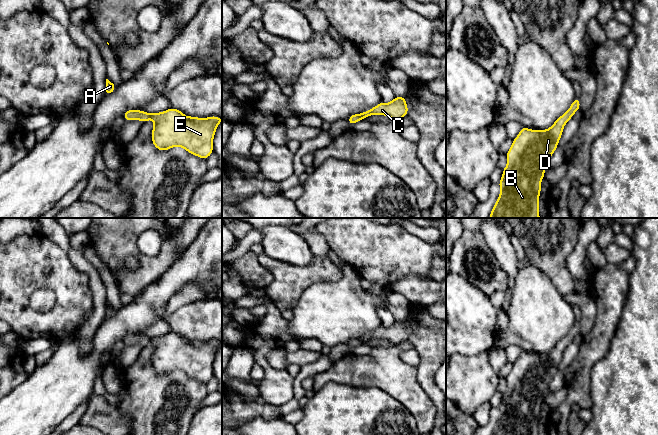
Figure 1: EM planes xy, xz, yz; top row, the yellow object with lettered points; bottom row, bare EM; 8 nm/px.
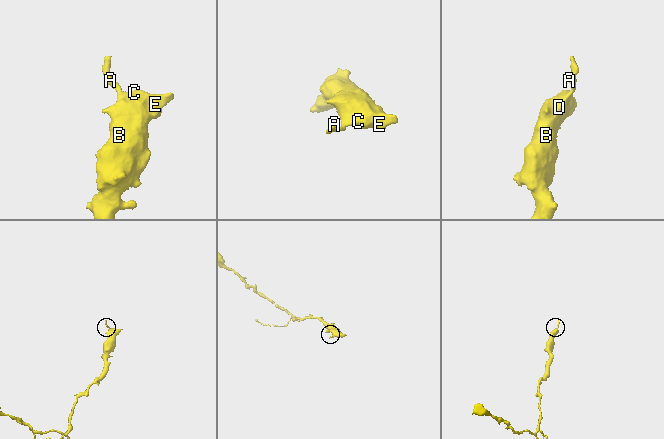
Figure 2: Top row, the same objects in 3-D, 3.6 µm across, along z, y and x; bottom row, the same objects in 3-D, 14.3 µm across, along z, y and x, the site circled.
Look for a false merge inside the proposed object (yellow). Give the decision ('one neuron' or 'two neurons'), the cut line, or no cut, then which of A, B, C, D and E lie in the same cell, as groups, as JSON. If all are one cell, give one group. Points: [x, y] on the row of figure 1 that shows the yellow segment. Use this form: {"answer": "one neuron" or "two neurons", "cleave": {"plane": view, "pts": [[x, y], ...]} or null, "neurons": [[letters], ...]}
{"answer": "one neuron", "cleave": null, "neurons": [["A", "B", "C", "D", "E"]]}

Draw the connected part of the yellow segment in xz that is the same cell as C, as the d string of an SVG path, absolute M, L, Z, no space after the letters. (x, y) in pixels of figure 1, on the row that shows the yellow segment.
M394 97L390 103L384 103L383 101L375 107L359 114L350 115L348 122L350 126L356 122L361 121L371 115L385 115L394 121L399 121L406 117L408 113L408 106L406 104L406 97Z

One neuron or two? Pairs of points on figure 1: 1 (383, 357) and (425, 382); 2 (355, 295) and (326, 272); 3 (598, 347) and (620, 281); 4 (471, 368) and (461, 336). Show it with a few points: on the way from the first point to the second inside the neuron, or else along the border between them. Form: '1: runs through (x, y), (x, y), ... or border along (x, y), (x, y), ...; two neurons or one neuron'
1: border along (416, 367), (417, 382), (429, 397); two neurons
2: border along (343, 273), (336, 281), (318, 281), (314, 283); two neurons
3: runs through (603, 331), (608, 316), (610, 297); one neuron
4: border along (488, 351), (477, 354), (456, 354); two neurons

